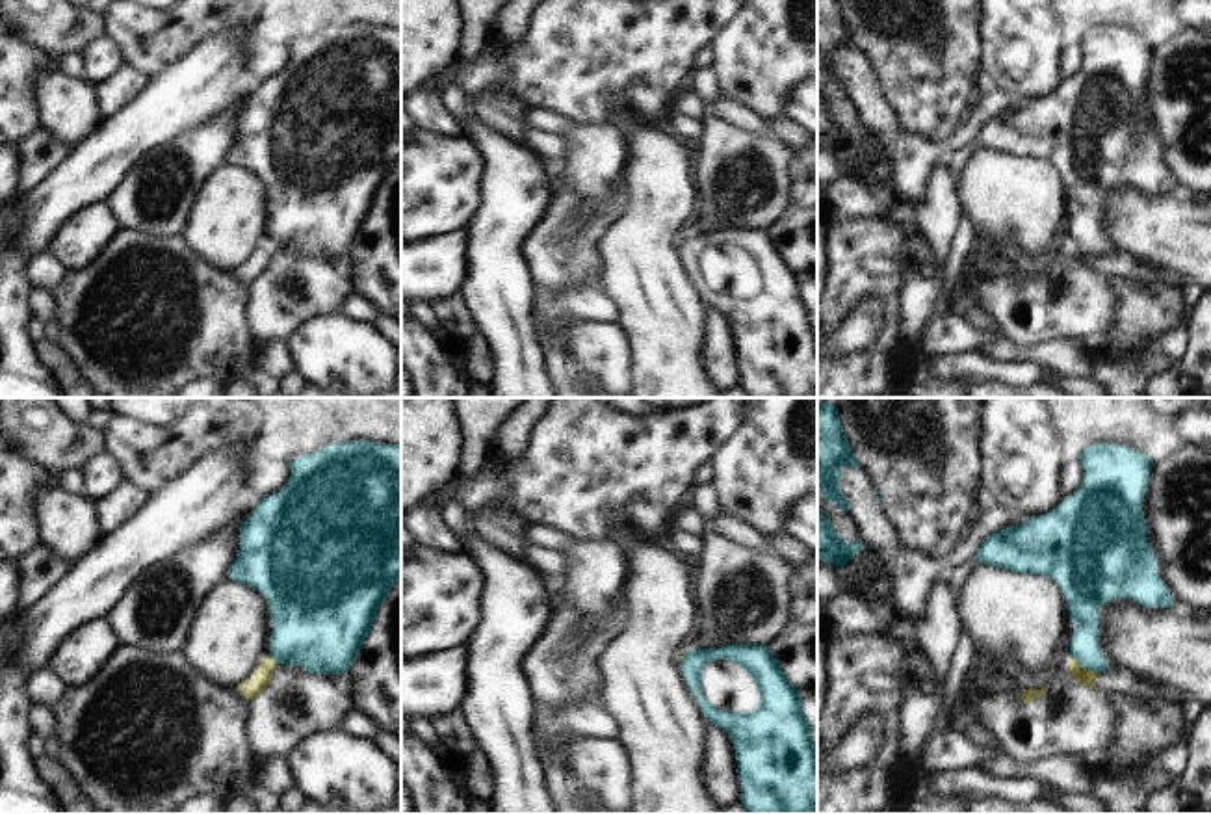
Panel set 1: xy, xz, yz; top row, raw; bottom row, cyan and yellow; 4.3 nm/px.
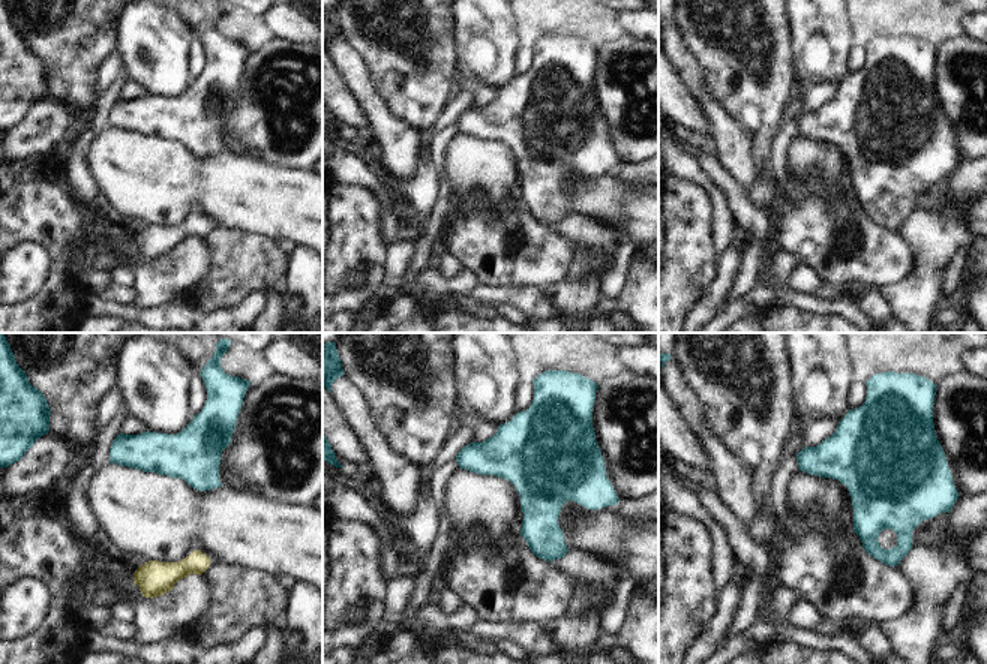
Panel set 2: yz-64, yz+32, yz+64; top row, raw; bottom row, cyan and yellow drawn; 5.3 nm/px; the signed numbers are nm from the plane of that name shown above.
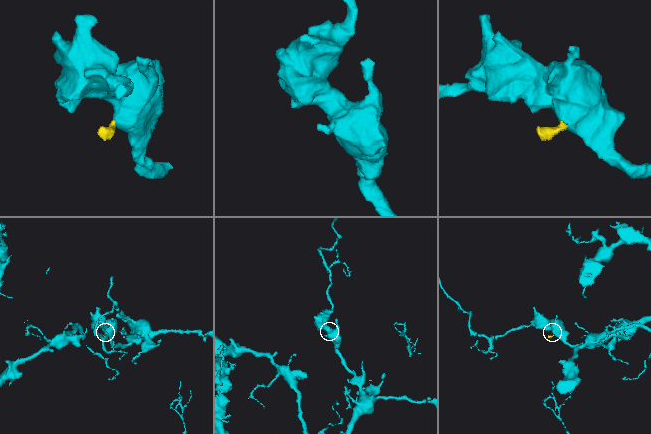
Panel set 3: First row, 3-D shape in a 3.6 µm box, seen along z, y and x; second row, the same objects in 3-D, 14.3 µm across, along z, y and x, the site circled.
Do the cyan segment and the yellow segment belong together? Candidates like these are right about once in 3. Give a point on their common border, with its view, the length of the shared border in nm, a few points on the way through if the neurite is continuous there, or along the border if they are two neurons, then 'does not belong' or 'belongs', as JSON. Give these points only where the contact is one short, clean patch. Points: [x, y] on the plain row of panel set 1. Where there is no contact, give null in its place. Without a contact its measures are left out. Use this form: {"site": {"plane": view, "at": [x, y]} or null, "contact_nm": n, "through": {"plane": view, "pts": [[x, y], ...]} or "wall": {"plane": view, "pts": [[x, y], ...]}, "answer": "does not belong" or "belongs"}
{"site": {"plane": "yz", "at": [1083, 249]}, "contact_nm": 140, "wall": {"plane": "yz", "pts": [[1070, 240], [1096, 257]]}, "answer": "does not belong"}

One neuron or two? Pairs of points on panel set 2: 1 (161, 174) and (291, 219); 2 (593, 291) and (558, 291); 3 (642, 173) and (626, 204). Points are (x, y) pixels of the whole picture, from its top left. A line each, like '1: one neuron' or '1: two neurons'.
1: one neuron
2: one neuron
3: two neurons

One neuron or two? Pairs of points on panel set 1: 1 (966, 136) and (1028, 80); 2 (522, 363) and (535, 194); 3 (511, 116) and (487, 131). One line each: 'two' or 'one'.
1: two
2: one
3: two

